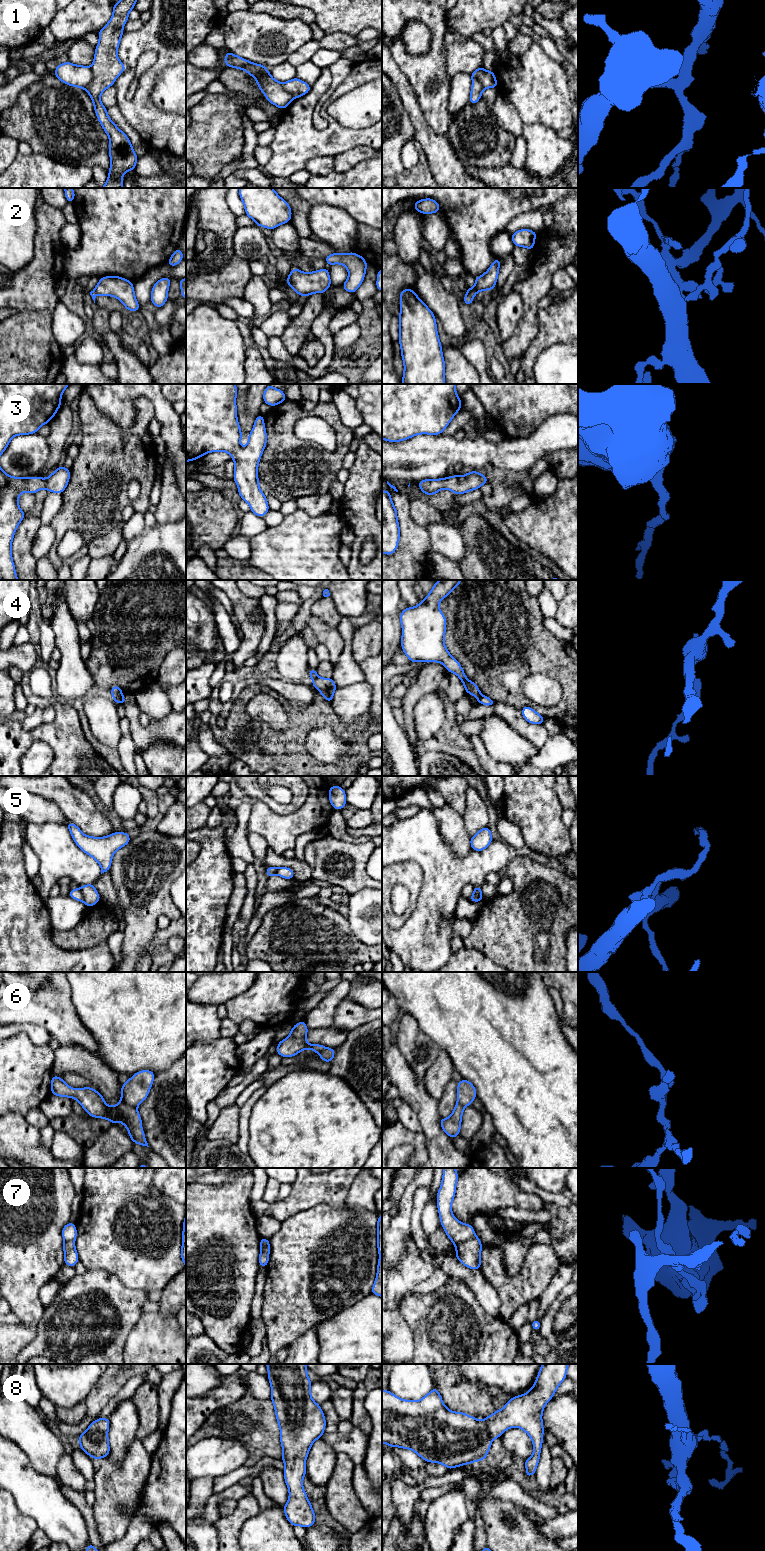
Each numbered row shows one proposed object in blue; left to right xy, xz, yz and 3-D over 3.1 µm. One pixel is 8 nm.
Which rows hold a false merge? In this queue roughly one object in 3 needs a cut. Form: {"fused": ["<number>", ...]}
{"fused": ["1", "2", "4", "5", "6", "7"]}

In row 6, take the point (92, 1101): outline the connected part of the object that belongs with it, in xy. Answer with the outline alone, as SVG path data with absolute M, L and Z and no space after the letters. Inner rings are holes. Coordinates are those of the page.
M52 1075L51 1094L74 1098L91 1117L108 1119L112 1125L119 1120L128 1129L133 1143L149 1147L142 1129L142 1119L136 1107L129 1106L123 1101L108 1106L103 1096L92 1087L75 1089L56 1075Z

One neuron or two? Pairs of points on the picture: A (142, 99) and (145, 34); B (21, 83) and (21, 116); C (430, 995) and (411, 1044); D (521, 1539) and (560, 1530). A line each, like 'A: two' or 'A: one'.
A: one
B: two
C: two
D: two

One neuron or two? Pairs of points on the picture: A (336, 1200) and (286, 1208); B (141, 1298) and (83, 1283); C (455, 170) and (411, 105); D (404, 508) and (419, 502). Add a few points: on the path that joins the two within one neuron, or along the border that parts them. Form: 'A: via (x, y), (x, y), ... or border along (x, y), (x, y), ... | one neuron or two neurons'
A: via (324, 1197), (302, 1197), (298, 1200) | one neuron
B: via (127, 1298), (113, 1298), (103, 1289), (97, 1287) | one neuron
C: via (440, 154), (423, 134), (418, 121) | one neuron
D: border along (406, 493), (410, 516), (422, 526) | two neurons

